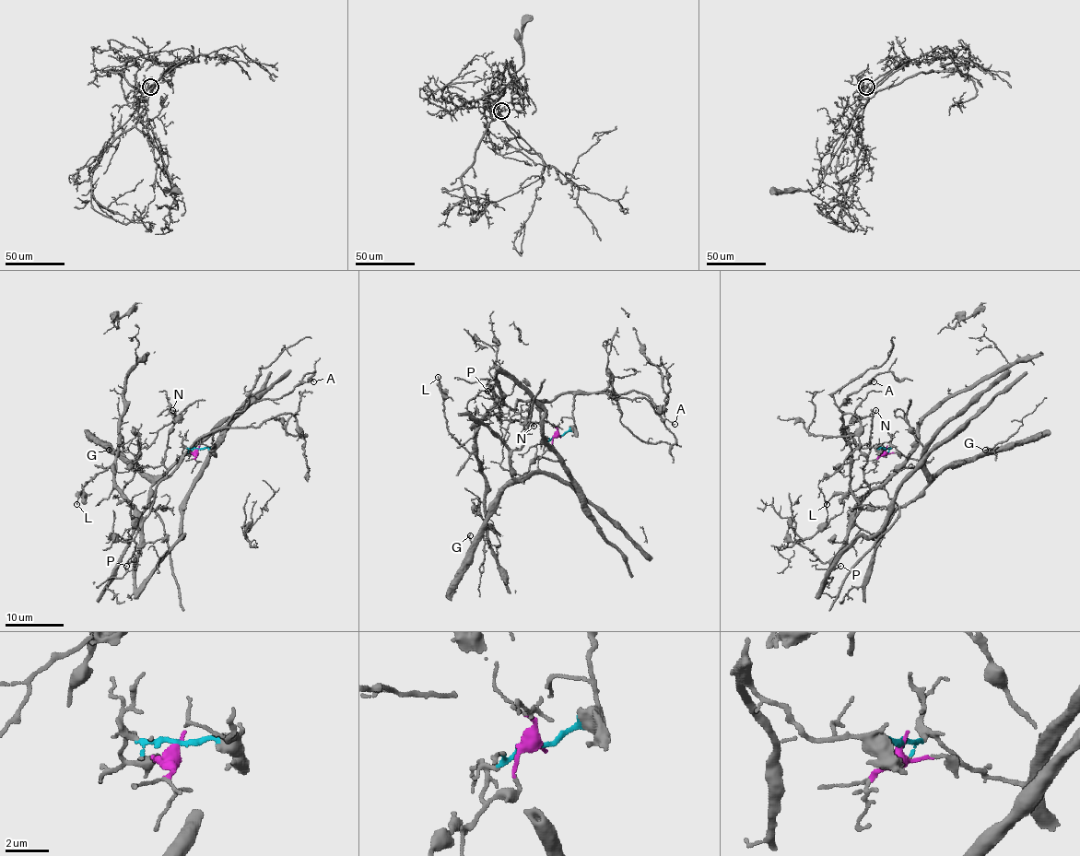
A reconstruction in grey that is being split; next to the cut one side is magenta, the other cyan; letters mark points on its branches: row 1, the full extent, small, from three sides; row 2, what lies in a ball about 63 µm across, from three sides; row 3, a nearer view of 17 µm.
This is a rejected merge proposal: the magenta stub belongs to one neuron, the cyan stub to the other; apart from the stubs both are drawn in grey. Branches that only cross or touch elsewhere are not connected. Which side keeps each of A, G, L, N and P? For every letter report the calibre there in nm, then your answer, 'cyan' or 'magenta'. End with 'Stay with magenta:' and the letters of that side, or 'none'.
A: 130 nm | cyan
G: 150 nm | magenta
L: 120 nm | cyan
N: 140 nm | cyan
P: 110 nm | cyan
Stay with magenta: G

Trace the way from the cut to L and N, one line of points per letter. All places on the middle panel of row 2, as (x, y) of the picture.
L: (559, 435), (574, 423), (571, 392), (518, 400), (512, 409), (498, 404), (468, 452), (448, 430), (438, 377)
N: (559, 435), (574, 423), (571, 392), (518, 400), (512, 409), (498, 404), (485, 419), (495, 413), (534, 427)

